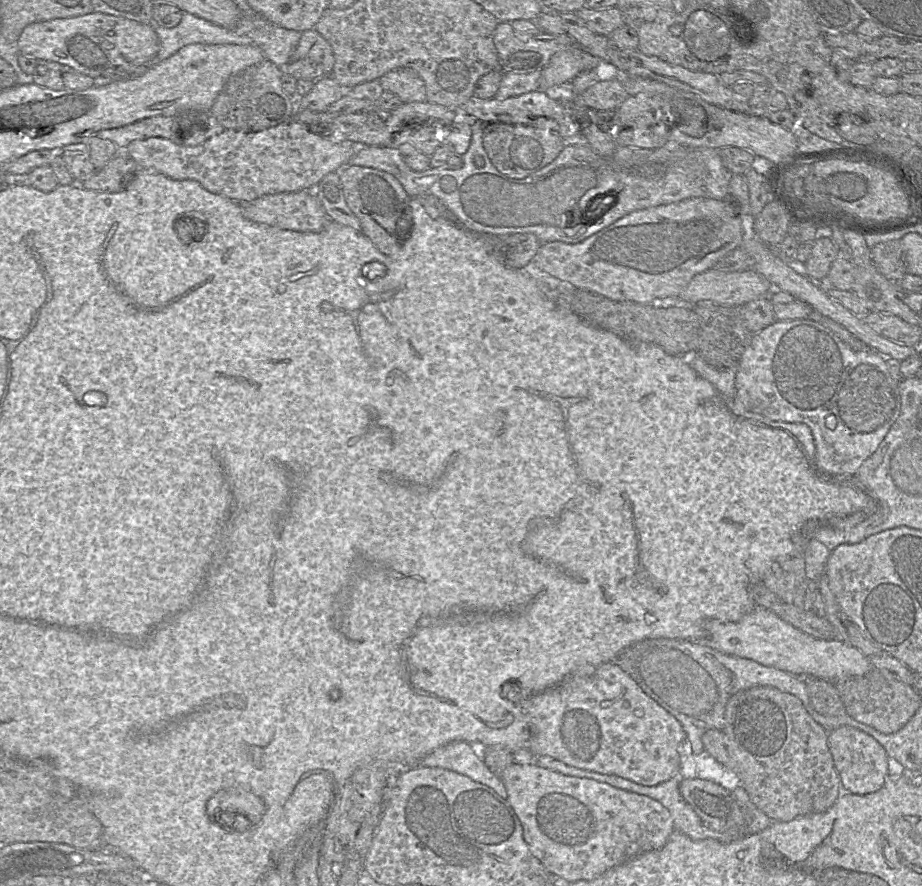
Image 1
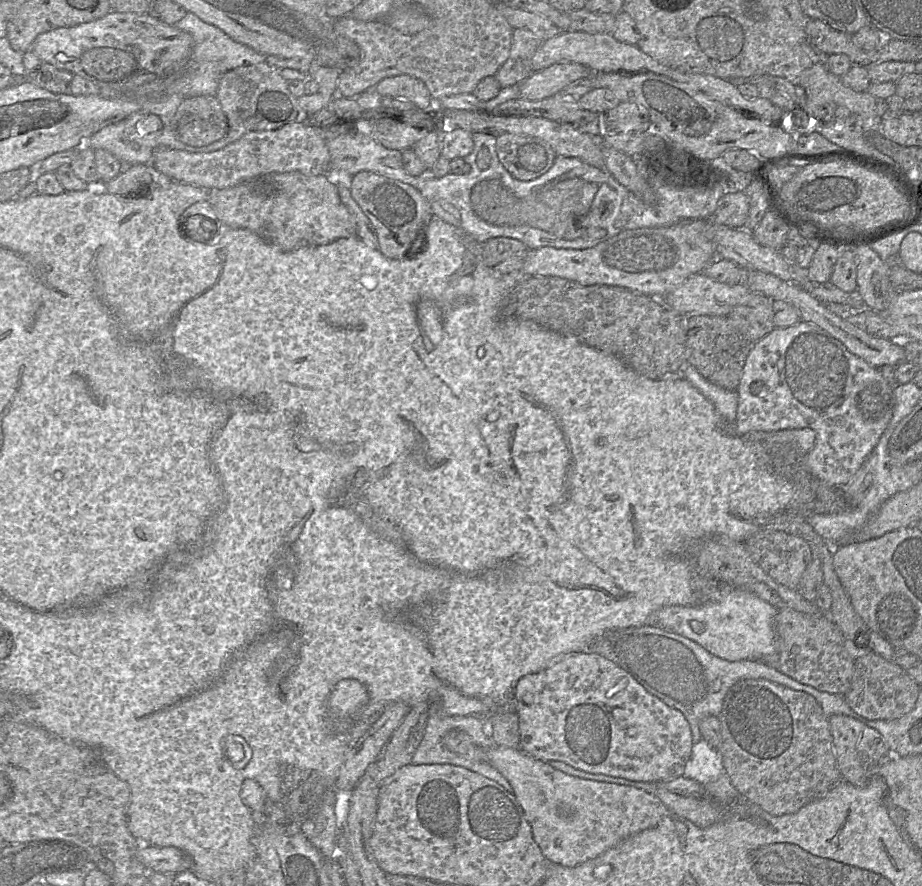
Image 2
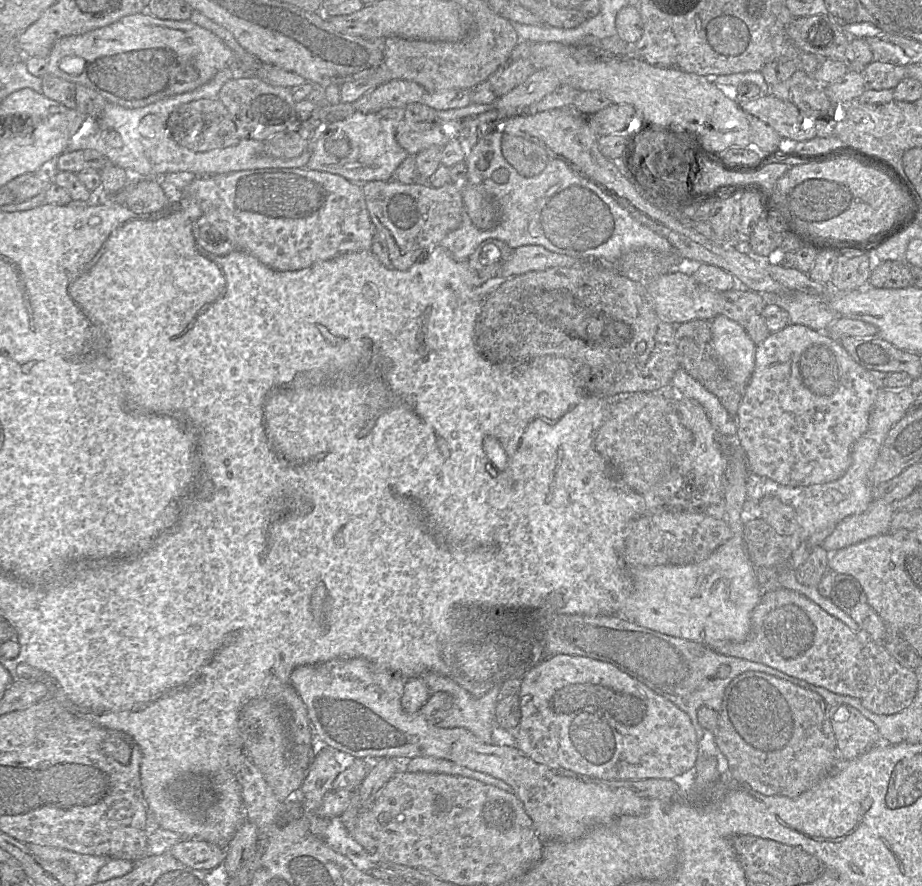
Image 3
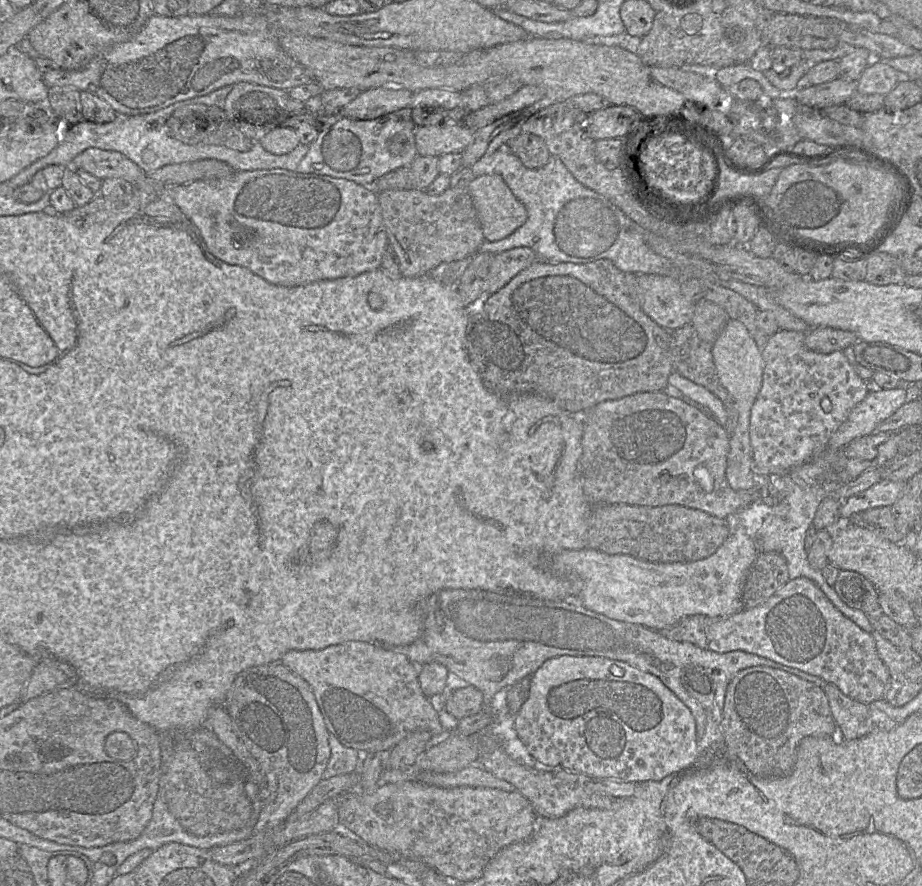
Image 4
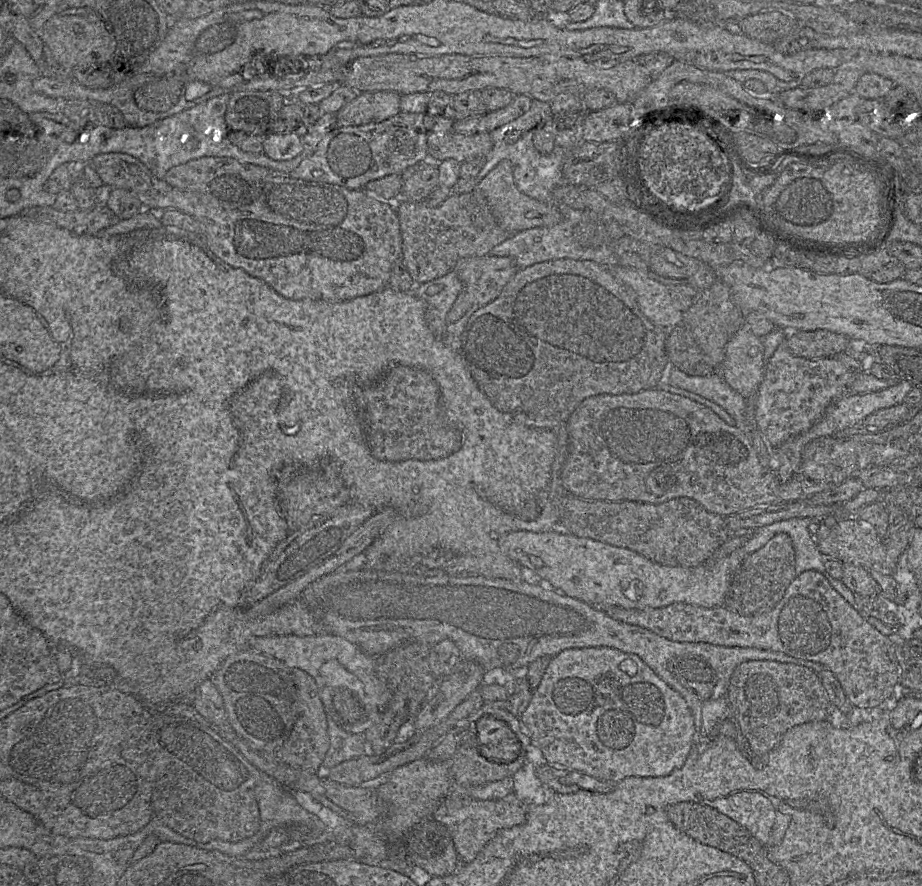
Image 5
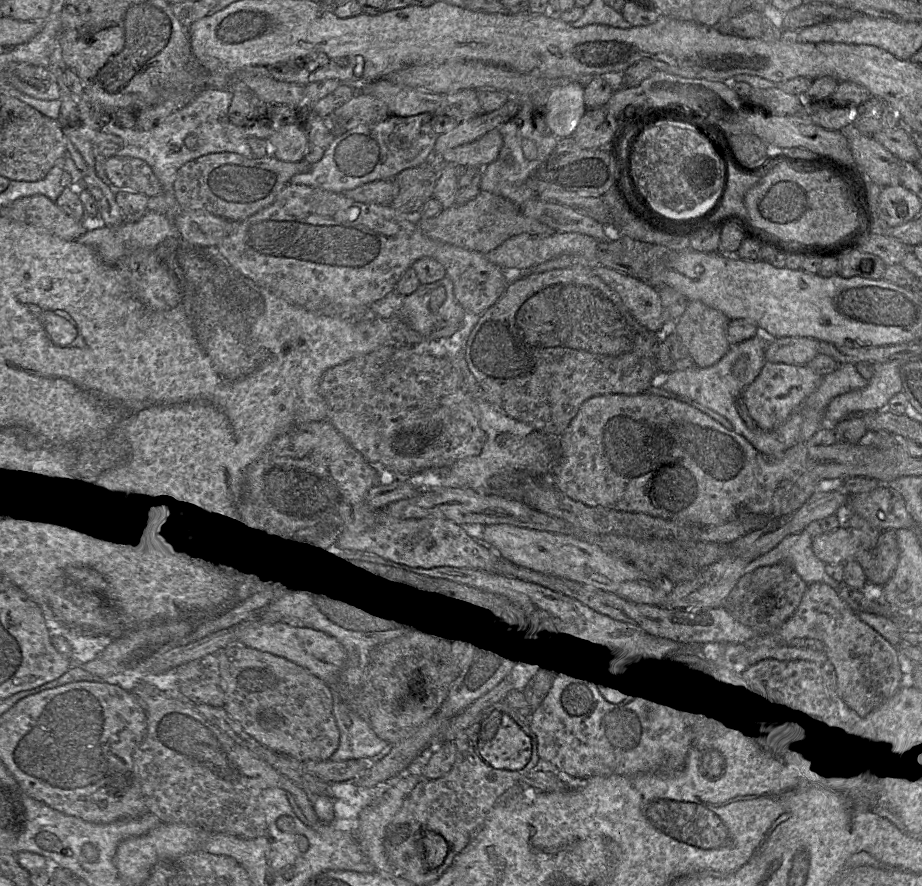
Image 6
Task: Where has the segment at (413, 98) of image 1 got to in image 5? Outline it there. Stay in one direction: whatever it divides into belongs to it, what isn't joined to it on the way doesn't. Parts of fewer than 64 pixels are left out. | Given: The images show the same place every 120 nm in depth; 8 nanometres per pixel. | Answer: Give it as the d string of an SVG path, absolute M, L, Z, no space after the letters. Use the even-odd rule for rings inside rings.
M392 91L360 93L336 113L337 127L383 122L400 113L400 98L400 94Z

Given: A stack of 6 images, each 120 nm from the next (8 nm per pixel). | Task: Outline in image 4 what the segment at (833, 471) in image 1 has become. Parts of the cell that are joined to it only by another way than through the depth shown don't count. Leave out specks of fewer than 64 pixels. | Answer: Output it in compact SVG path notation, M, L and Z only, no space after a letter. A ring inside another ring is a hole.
M778 330L775 334L769 336L766 345L762 349L762 385L751 408L749 425L750 443L752 447L752 471L755 476L785 474L792 467L812 459L817 453L827 446L833 433L843 422L845 422L851 410L866 397L870 390L869 384L859 377L843 351L836 351L830 354L822 354L811 351L807 349L804 344L805 335L806 333L803 332Z

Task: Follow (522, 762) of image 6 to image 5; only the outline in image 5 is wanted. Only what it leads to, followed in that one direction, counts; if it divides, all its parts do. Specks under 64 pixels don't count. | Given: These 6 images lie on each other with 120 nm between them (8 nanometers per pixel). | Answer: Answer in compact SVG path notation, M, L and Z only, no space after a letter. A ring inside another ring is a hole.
M477 711L471 718L473 732L484 757L499 763L511 763L520 756L522 745L508 724L490 714L480 715Z

